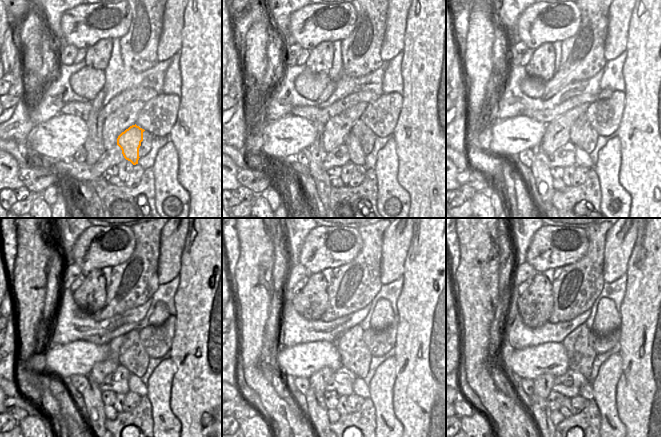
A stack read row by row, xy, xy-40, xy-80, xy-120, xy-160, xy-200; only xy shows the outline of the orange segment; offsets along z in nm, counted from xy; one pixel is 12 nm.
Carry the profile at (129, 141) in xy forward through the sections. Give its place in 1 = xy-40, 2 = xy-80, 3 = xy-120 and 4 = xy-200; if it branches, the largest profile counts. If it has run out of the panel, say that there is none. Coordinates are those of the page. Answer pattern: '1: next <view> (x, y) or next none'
1: next xy-40 (356, 154)
2: next xy-80 (582, 159)
3: next xy-120 (136, 385)
4: next xy-200 (586, 391)

